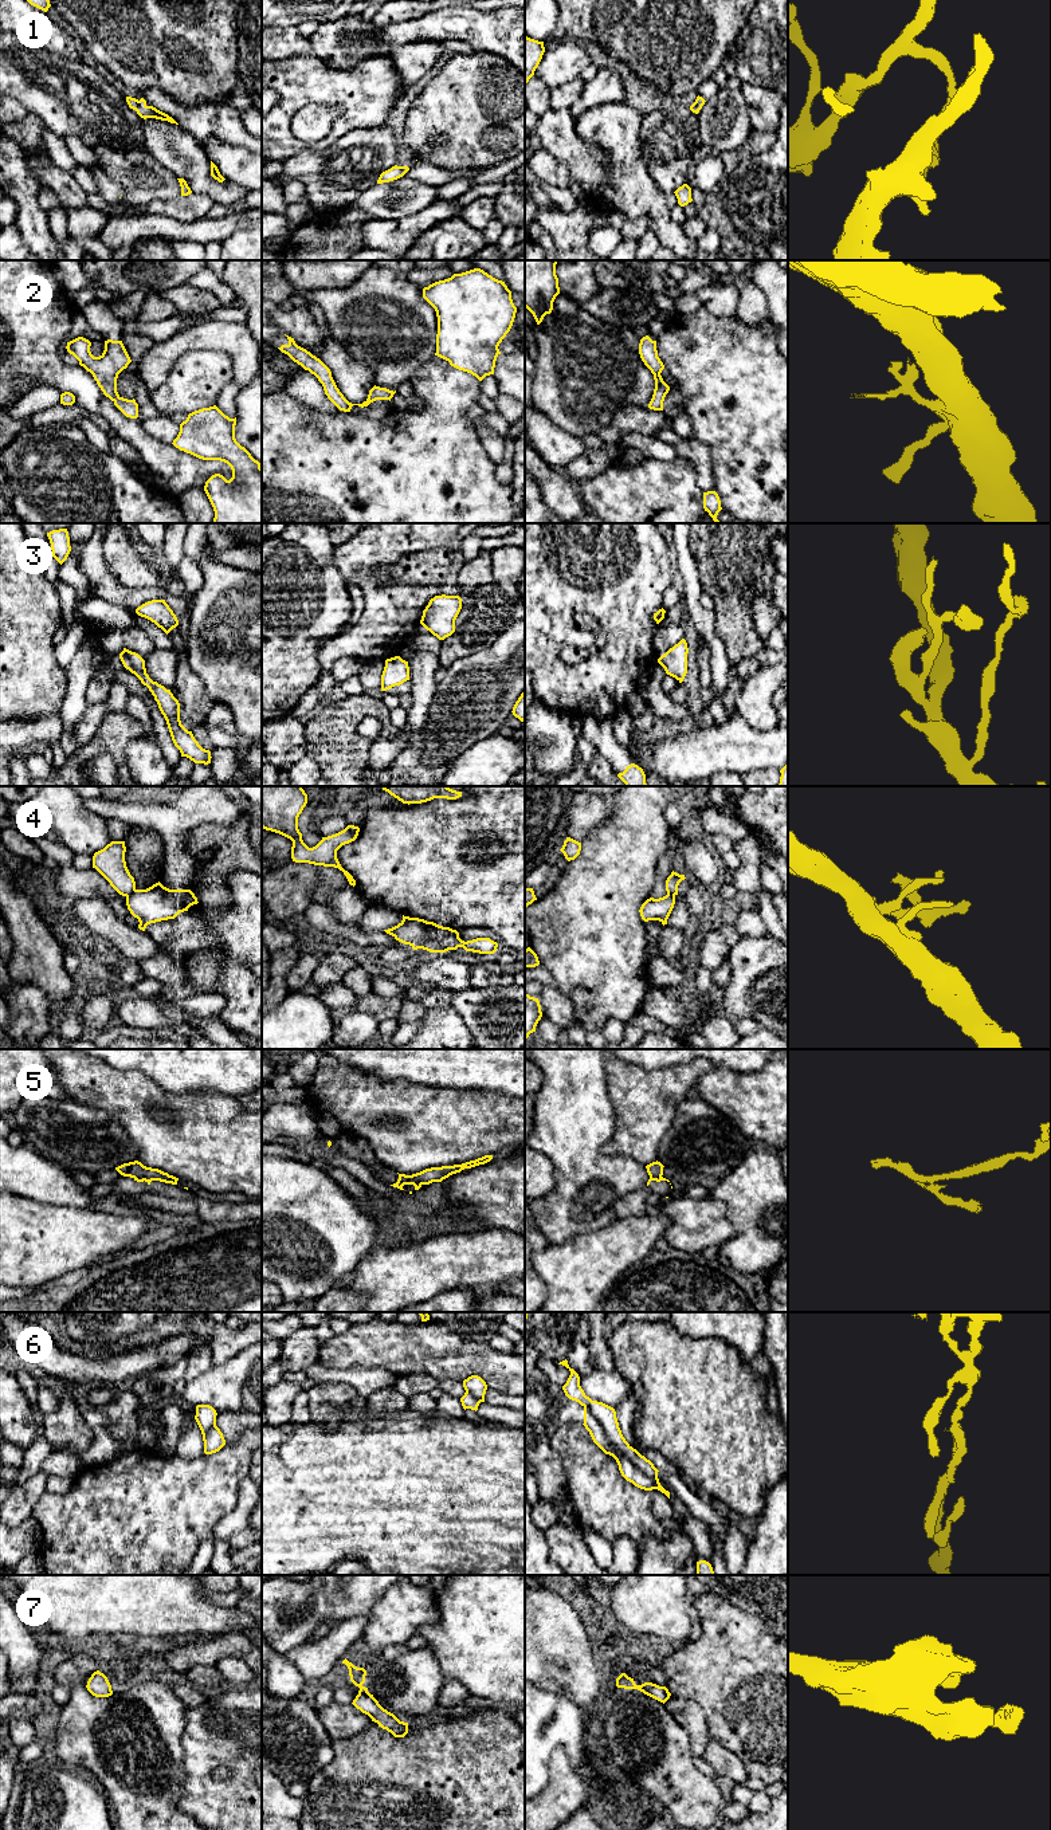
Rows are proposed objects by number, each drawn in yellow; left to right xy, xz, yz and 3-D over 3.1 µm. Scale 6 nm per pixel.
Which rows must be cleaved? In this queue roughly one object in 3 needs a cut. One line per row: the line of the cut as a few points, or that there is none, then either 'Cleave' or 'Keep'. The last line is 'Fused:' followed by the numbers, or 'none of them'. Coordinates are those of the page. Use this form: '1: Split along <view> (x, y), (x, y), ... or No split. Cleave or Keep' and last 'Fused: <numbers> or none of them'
1: No split. Keep
2: No split. Keep
3: No split. Keep
4: Split along xy (136, 890), (126, 896). Cleave
5: Split along xz (406, 1175), (420, 1185). Cleave
6: Split along yz (584, 1406), (619, 1452), (639, 1469), (657, 1477). Cleave
7: No split. Keep
Fused: 4, 5, 6

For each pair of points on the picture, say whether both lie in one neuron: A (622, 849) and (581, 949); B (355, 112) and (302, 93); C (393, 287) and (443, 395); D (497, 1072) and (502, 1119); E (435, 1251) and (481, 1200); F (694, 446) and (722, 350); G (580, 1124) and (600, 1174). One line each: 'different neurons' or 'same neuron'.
A: same neuron
B: same neuron
C: different neurons
D: different neurons
E: different neurons
F: different neurons
G: same neuron

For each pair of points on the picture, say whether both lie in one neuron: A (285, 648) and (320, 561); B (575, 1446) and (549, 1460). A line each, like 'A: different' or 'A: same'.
A: same
B: different

